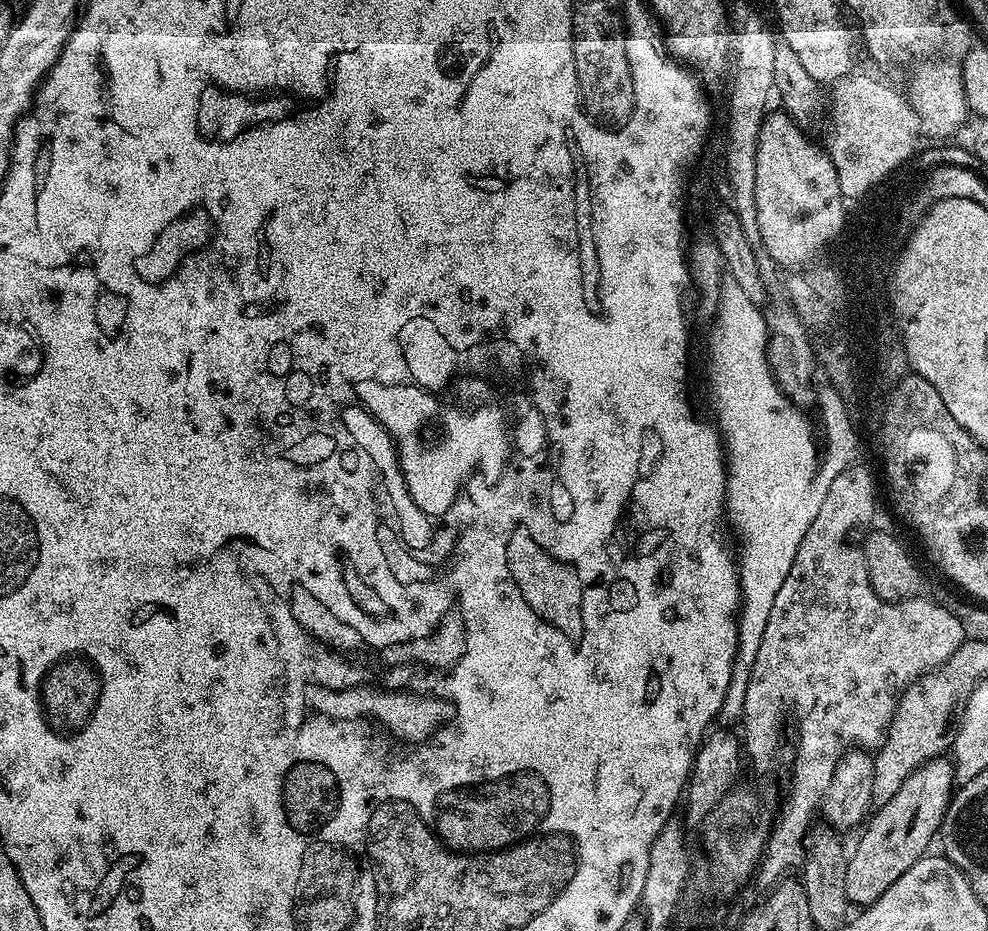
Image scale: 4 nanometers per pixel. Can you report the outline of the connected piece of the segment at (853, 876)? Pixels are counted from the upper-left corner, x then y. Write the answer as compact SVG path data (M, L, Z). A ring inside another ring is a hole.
M941 754L918 766L918 770L906 778L898 794L869 815L859 833L856 849L852 848L847 857L845 898L849 905L873 904L886 894L886 890L890 890L890 886L894 886L894 882L898 882L898 878L902 878L902 874L906 874L906 870L910 870L910 866L914 866L914 862L926 855L944 825L944 816L948 813L948 804L957 784L951 759Z

